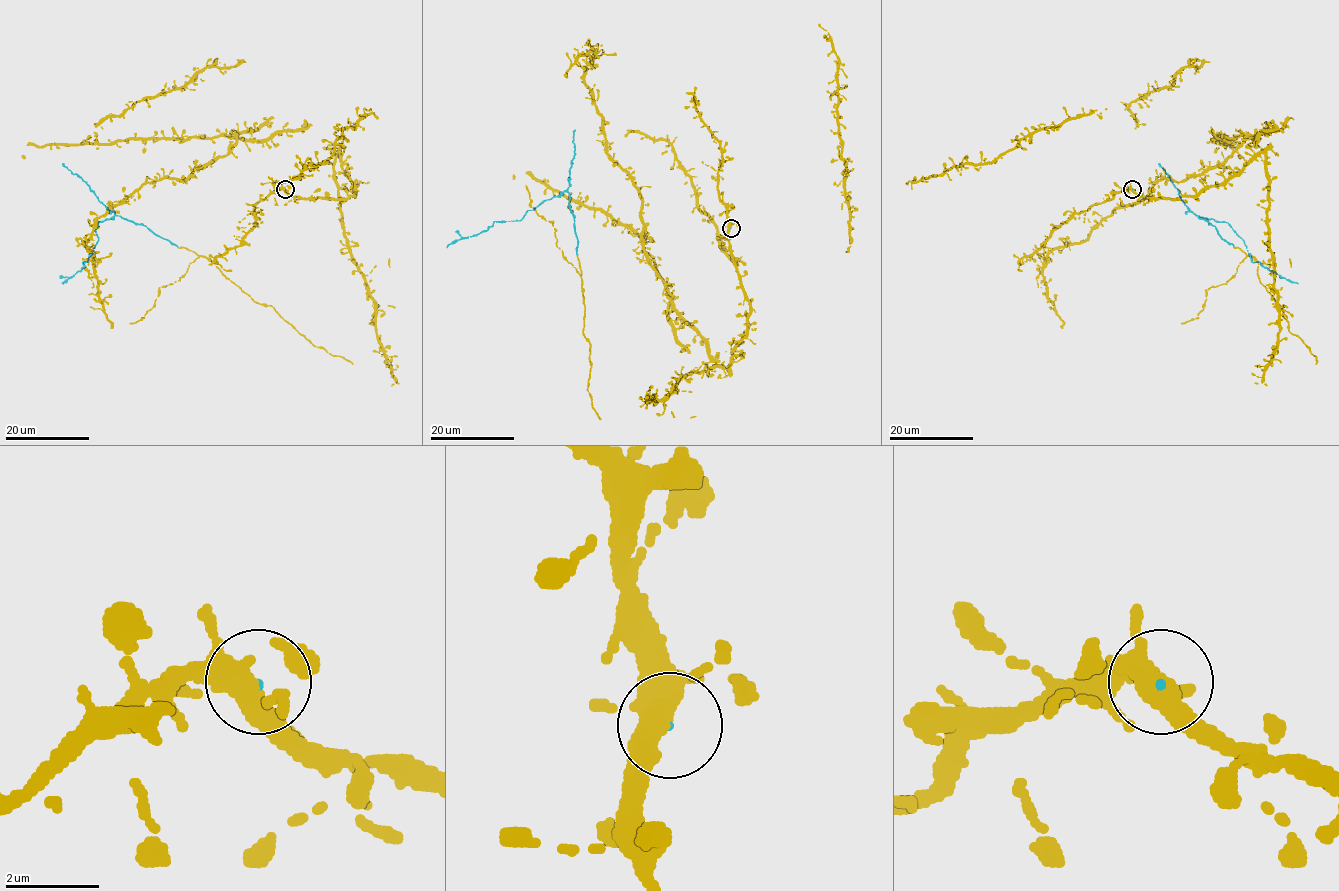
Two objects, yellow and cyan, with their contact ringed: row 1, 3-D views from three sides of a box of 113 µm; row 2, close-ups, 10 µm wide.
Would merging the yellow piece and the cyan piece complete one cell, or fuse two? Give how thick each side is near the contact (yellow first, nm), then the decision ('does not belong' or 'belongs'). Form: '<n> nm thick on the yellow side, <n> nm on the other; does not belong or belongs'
360 nm thick on the yellow side, 70 nm on the other; belongs

